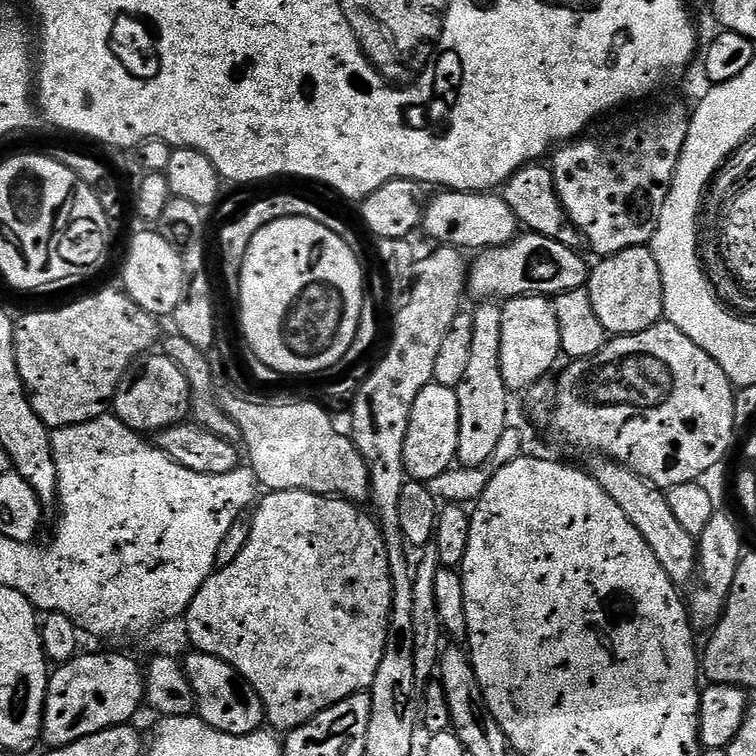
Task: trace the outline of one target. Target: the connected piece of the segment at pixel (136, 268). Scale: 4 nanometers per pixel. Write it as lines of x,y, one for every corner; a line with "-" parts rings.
159,231
140,232
129,242
128,257
124,260
124,284
122,283
122,288
134,303
142,306
142,310
146,310
150,315
157,318
171,317
175,313
178,302
182,302
185,283
184,257
181,249
174,247
170,242
166,242
166,238
162,238

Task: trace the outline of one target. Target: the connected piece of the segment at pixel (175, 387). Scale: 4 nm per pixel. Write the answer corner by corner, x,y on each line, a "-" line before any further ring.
145,354
135,360
120,379
120,385
116,387
114,414
138,433
155,434
163,428
185,423
191,406
190,386
180,367
163,354

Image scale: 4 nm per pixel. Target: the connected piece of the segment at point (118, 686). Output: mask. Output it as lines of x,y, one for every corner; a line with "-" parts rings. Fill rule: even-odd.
120,652
78,654
68,664
59,665
48,677
44,703
43,743
49,749
78,742
107,728
119,728
132,722
145,703
145,669
136,660

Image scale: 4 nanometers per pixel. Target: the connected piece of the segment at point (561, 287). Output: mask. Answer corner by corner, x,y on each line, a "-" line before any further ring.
525,231
518,234
508,244
503,244
497,248
489,248
481,251
480,256
475,261
471,261
468,269
467,291
472,292
480,302
492,302
499,298
501,301
511,300
514,296
547,296
555,297
562,292
578,290
588,283
588,273
590,271
589,261
584,261
580,257
581,253
575,248
562,246
562,242
554,242
554,238
546,238
537,232

